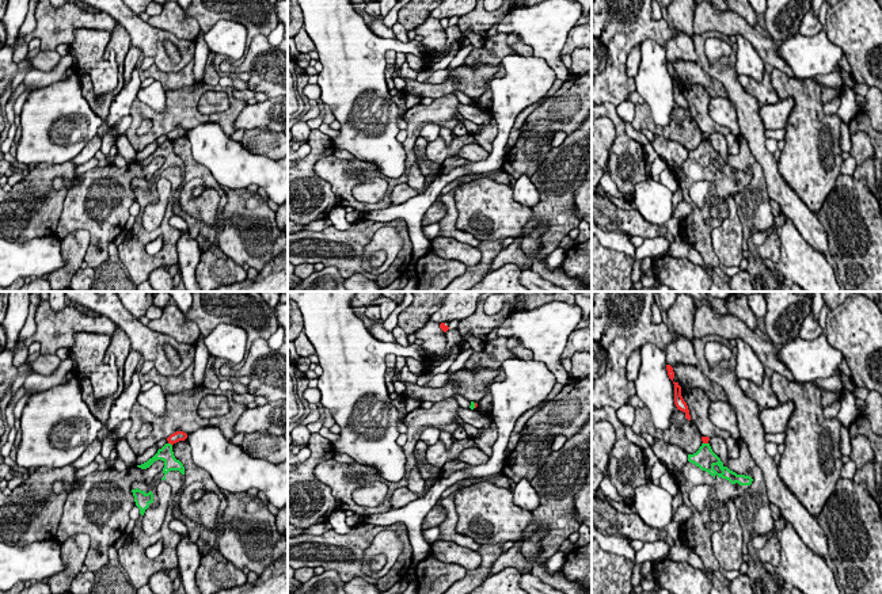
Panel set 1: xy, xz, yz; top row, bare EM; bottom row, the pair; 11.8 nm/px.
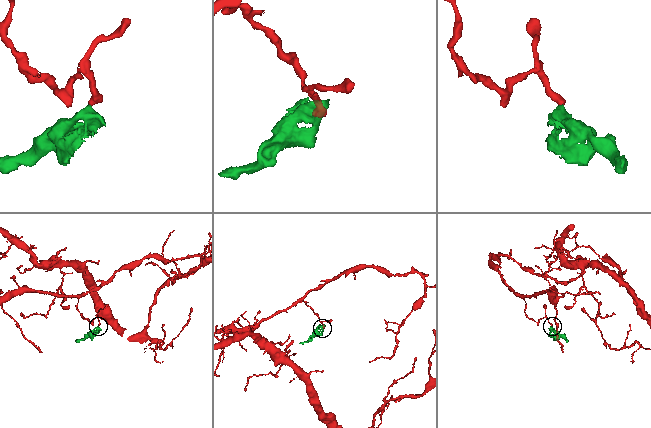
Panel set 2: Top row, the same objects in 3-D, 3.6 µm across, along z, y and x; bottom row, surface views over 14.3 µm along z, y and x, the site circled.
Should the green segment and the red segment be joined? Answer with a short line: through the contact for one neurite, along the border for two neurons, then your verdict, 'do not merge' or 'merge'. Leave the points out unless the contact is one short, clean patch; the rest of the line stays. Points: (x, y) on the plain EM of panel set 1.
xy (168, 139), (171, 141) | do not merge

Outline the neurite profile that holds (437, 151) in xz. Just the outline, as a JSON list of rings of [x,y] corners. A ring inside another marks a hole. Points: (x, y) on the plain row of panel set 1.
[[[472,134],[455,137],[448,146],[442,137],[436,138],[434,141],[427,142],[426,145],[426,156],[430,161],[436,164],[442,164],[445,159],[449,156],[459,155],[459,151],[465,145],[475,142]]]

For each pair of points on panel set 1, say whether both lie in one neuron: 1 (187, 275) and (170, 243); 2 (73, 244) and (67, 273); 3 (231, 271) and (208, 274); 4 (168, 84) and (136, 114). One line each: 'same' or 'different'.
1: different
2: same
3: same
4: different

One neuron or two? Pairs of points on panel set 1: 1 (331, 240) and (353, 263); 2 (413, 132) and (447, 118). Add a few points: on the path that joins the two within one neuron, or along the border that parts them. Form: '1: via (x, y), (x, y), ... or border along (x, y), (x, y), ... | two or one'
1: via (337, 246), (348, 258) | one
2: via (419, 124), (425, 118), (438, 118) | one

